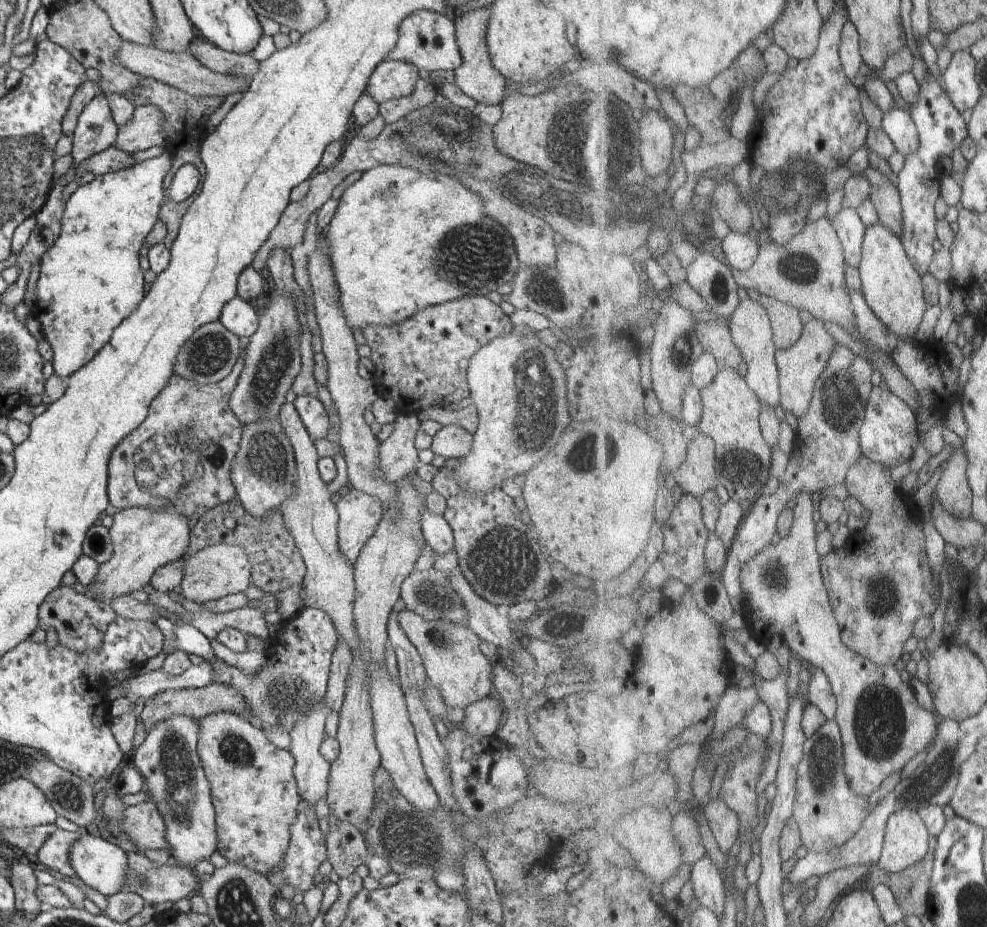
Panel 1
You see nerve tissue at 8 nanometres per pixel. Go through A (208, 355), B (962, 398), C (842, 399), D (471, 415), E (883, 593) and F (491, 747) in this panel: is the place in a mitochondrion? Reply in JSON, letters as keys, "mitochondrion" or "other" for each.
{"A":"mitochondrion","B":"other","C":"mitochondrion","D":"other","E":"mitochondrion","F":"other"}

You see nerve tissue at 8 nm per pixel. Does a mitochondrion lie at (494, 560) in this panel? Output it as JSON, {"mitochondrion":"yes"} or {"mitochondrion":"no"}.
{"mitochondrion":"yes"}

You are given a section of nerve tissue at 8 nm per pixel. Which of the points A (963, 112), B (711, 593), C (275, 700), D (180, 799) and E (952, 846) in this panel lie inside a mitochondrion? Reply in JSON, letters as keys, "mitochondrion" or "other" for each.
{"A":"other","B":"other","C":"mitochondrion","D":"mitochondrion","E":"other"}

